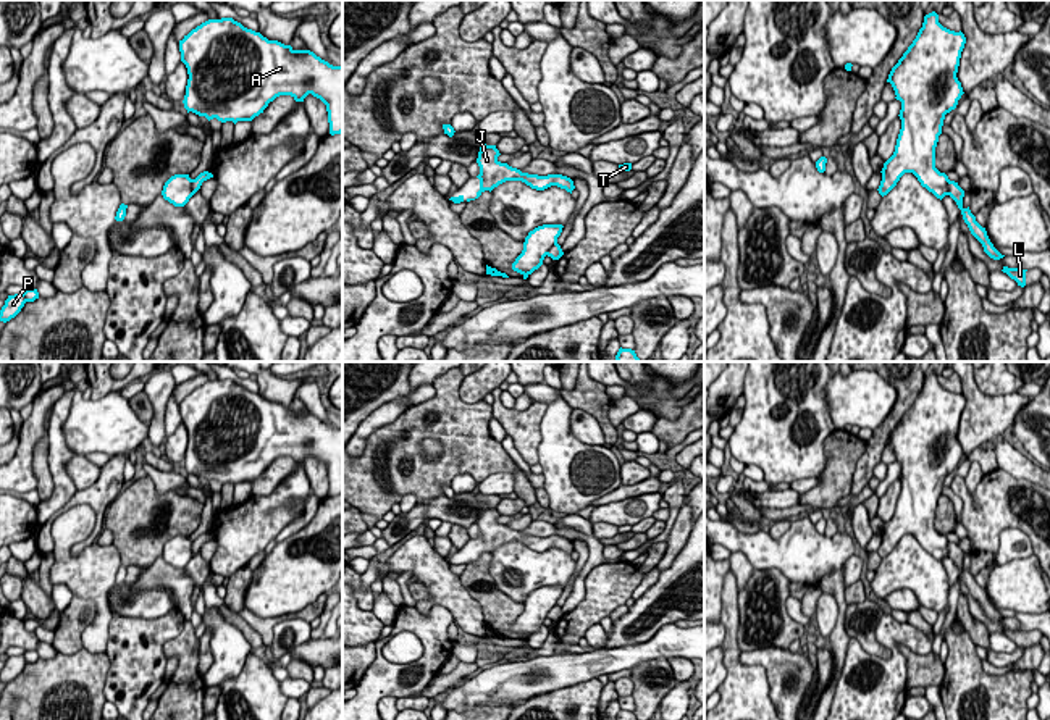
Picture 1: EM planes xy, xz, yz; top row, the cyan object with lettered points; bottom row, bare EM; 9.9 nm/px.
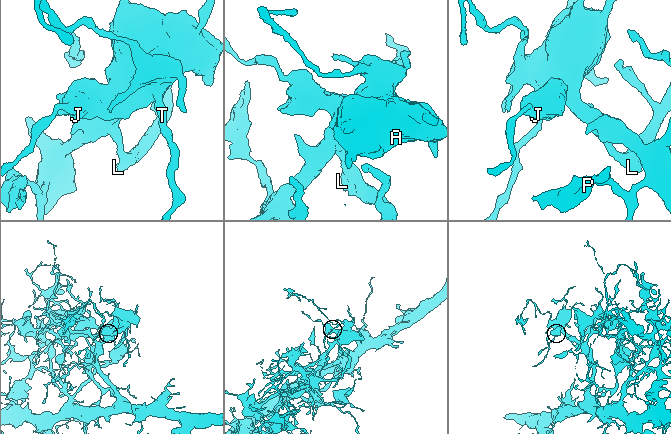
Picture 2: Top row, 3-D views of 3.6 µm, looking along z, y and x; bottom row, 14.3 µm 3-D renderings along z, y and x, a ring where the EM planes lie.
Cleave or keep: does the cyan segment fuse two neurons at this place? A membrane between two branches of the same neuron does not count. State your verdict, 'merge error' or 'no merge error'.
merge error

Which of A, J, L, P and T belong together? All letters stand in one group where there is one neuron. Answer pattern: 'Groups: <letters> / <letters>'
Groups: A J P T / L

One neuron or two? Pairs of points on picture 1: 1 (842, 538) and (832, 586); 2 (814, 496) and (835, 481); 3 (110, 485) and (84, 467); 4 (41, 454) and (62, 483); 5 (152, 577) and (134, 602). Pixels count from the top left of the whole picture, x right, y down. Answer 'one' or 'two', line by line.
1: two
2: one
3: two
4: two
5: two

